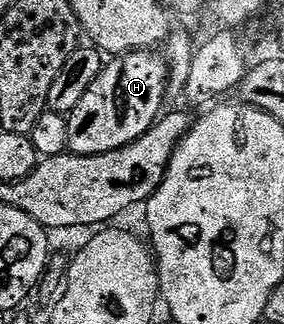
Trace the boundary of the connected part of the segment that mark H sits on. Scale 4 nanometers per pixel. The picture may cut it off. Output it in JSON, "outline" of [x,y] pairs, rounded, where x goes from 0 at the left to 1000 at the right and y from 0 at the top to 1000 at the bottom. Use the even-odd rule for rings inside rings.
{"outline":[[[556,154],[525,157],[454,157],[440,170],[408,170],[366,204],[363,222],[342,238],[342,250],[327,250],[327,262],[313,262],[313,287],[299,287],[299,299],[285,299],[278,321],[250,340],[250,352],[236,358],[236,383],[243,386],[243,448],[236,466],[254,478],[352,478],[356,472],[384,472],[398,460],[426,460],[440,448],[454,448],[468,435],[482,435],[482,423],[507,417],[521,404],[549,367],[560,364],[577,340],[574,302],[588,293],[588,194],[560,173]]]}

